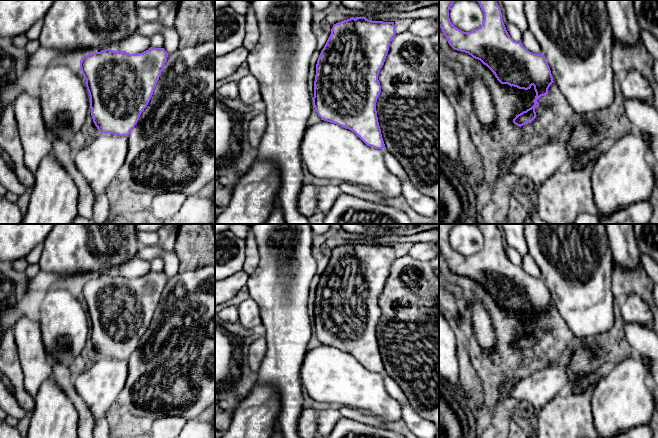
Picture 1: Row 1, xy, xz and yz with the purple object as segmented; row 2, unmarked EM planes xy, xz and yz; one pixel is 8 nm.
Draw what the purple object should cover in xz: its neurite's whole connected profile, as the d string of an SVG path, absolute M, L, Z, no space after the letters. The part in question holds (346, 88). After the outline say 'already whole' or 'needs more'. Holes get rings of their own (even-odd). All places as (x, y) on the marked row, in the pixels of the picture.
M352 17L333 25L316 64L313 106L321 120L354 132L366 145L385 148L376 102L381 93L378 80L390 42L396 35L394 22Z | already whole

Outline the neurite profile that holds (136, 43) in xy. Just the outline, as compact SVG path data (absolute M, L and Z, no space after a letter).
M134 32L122 42L116 44L116 48L127 54L138 54L151 47L150 38Z

